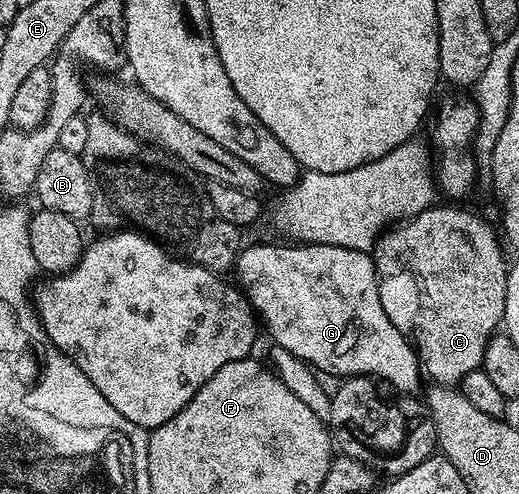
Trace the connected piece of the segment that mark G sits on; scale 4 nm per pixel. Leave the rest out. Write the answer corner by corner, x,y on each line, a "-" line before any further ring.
280,243
284,245
248,245
245,244
241,248
239,255
236,257
234,266
235,280
238,282
239,288
246,291
246,296
255,312
258,314
259,320
268,328
270,336
276,340
275,344
281,349
290,351
298,359
308,362
313,369
321,374
329,373
335,379
347,379
350,377
371,377
384,381
389,381
394,388
400,393
416,393
420,389
420,377
422,378
422,362
418,356
417,350
414,348
413,342
405,336
402,331
398,331
398,327
394,327
394,323
390,323
390,319
386,315
386,311
382,311
382,299
380,298
380,283
376,275
376,264
369,254
362,251
354,251
346,247
334,247
333,245
314,245
311,243

